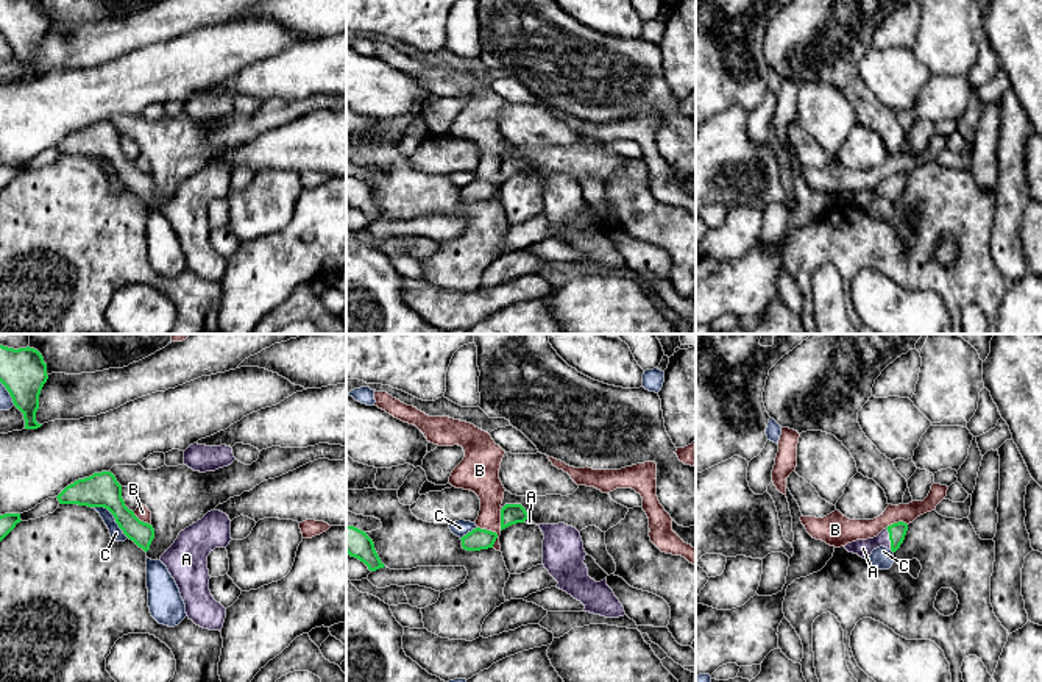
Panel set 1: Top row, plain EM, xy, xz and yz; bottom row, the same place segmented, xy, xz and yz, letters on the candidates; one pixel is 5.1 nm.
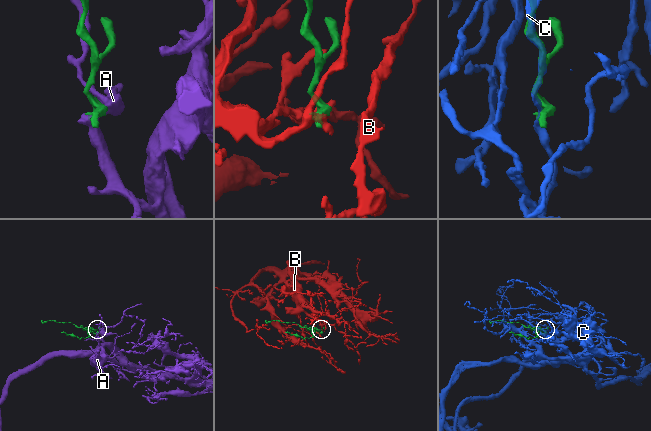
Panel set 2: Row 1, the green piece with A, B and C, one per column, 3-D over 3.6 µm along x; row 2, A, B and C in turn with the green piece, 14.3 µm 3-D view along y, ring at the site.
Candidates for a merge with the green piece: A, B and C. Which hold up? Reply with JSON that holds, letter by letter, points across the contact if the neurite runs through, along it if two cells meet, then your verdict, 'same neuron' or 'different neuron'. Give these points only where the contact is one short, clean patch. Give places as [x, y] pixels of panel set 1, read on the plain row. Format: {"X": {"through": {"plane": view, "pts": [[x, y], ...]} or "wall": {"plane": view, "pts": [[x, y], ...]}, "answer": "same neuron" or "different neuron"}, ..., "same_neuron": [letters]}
{"A": {"through": {"plane": "yz", "pts": [[897, 181], [889, 189], [882, 189], [863, 198]]}, "answer": "same neuron"}, "B": {"answer": "different neuron"}, "C": {"answer": "different neuron"}, "same_neuron": ["A"]}

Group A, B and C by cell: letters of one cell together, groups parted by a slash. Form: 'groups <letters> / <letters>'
groups A / B / C

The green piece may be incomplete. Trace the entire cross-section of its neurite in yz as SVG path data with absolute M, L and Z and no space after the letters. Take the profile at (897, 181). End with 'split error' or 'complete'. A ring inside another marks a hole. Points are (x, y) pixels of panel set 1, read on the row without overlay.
M903 172L894 173L883 179L877 187L867 190L856 190L847 194L844 198L849 203L858 204L859 208L866 209L872 204L874 200L884 197L895 203L905 190L908 181L908 175Z; split error

